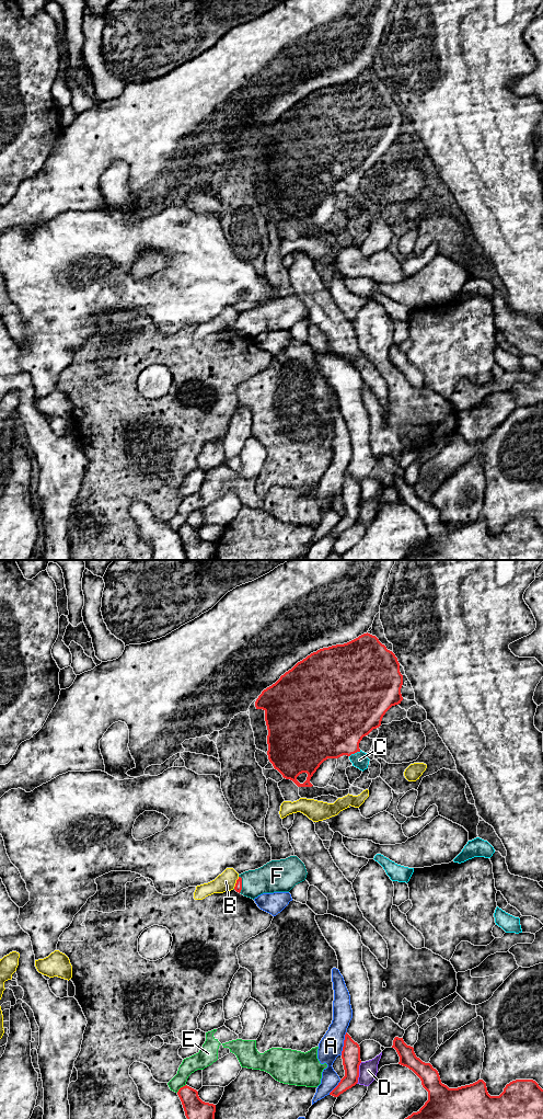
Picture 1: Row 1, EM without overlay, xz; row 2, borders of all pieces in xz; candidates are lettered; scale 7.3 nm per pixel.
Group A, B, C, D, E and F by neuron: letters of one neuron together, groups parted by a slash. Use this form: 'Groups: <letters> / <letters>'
Groups: A / B / C F / D / E

